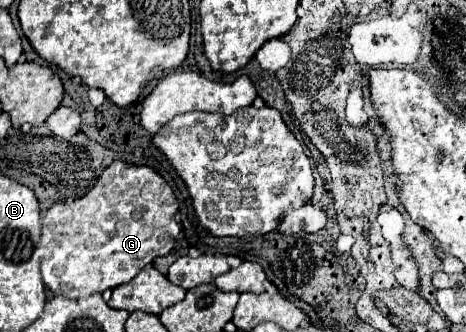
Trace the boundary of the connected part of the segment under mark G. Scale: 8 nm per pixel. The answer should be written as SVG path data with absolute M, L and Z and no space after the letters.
M113 161L105 167L97 183L83 197L65 197L65 205L51 205L45 214L39 208L41 237L33 250L33 261L39 261L45 295L47 290L69 299L85 299L93 293L129 283L155 257L171 253L179 235L179 225L173 219L177 211L179 201L171 185L155 169L125 161Z

